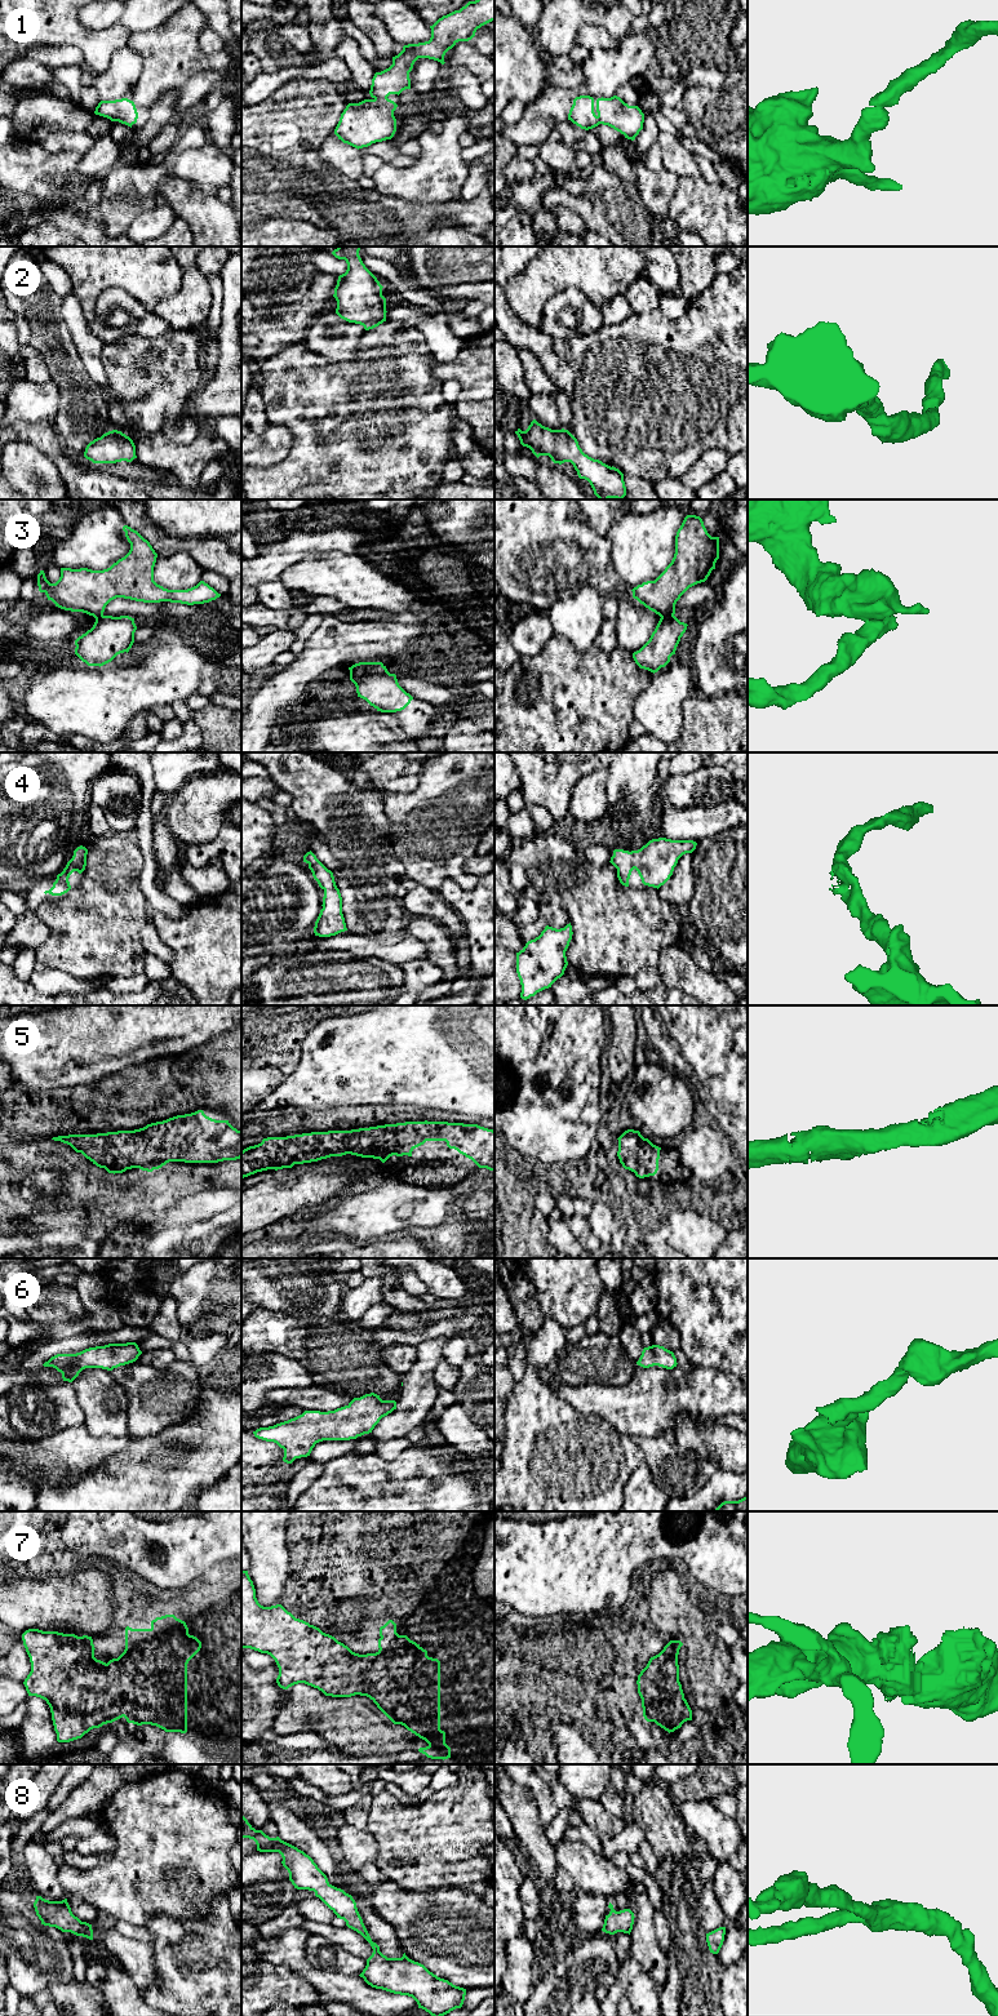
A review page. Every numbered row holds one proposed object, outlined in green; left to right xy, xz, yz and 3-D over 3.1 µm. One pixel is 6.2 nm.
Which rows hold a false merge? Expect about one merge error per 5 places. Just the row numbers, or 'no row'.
3

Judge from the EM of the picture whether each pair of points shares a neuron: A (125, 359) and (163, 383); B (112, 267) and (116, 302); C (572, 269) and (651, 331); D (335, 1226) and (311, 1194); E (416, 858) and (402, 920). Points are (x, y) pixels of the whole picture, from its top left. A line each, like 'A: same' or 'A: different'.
A: same
B: different
C: different
D: different
E: different

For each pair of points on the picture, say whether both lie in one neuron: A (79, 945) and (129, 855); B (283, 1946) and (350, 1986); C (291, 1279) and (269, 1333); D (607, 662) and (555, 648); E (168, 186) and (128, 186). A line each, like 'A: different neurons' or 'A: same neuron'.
A: same neuron
B: same neuron
C: different neurons
D: same neuron
E: different neurons

